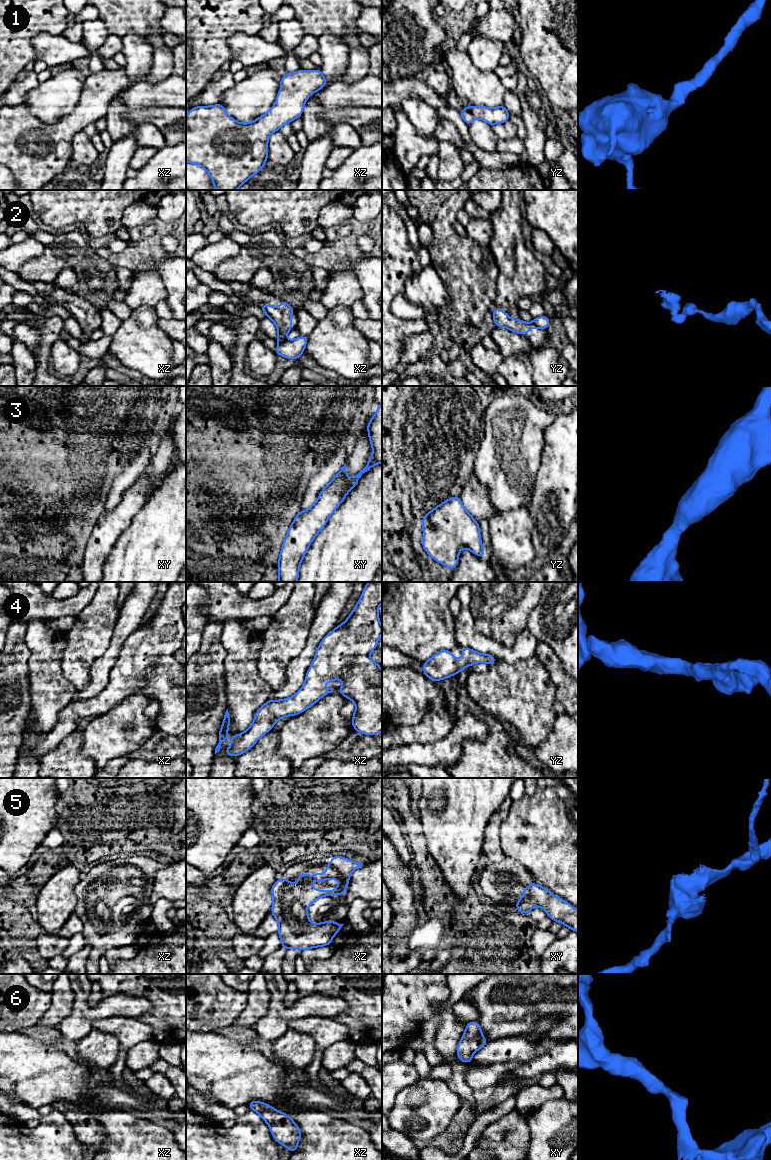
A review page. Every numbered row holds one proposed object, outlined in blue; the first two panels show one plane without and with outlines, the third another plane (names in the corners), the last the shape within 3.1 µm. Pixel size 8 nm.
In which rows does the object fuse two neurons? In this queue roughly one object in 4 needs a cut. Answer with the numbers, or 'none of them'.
2

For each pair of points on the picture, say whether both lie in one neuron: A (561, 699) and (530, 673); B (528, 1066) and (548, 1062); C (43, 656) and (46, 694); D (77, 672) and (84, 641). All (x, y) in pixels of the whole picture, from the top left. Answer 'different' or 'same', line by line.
A: different
B: same
C: same
D: same

